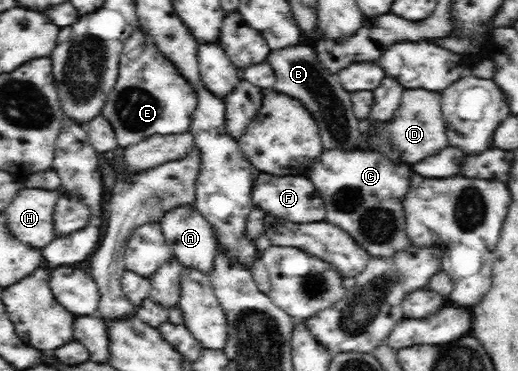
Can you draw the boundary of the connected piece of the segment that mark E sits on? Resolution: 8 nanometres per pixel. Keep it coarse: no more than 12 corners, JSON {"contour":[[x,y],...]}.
{"contour":[[135,27],[100,115],[117,146],[190,129],[197,93]]}

